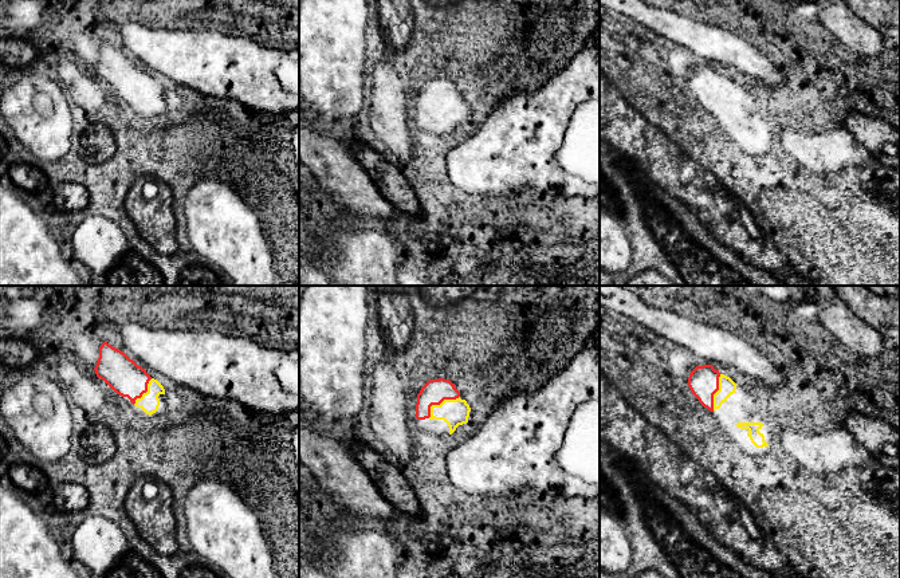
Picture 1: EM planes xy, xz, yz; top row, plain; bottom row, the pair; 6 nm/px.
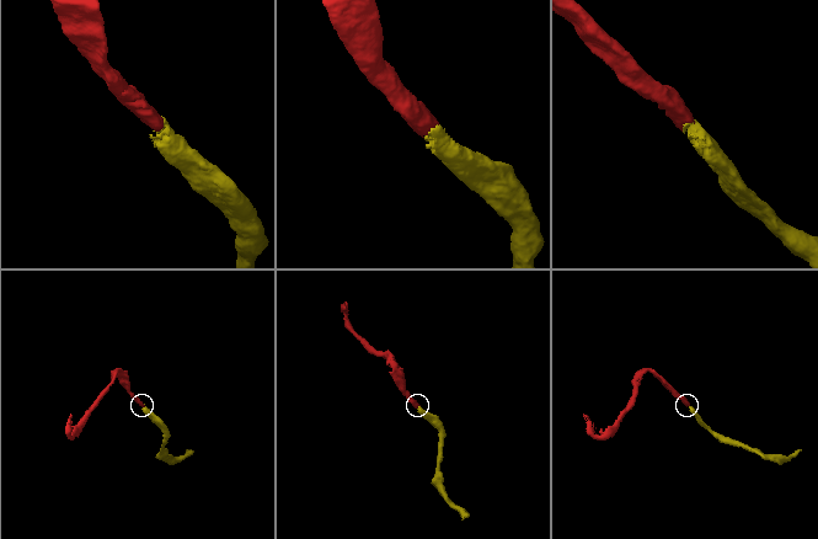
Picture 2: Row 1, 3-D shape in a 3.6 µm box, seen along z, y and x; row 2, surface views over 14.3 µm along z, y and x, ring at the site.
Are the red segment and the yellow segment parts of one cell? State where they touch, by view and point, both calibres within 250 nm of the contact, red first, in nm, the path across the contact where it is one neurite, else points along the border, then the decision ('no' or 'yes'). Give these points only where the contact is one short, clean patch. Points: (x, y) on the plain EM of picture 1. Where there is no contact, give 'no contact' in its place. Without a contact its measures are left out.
meets red in xz at (439, 103); 150 nm thick on the red side, 160 nm on the other; runs through xz (433, 91), (439, 103), (445, 103), (455, 111); yes

